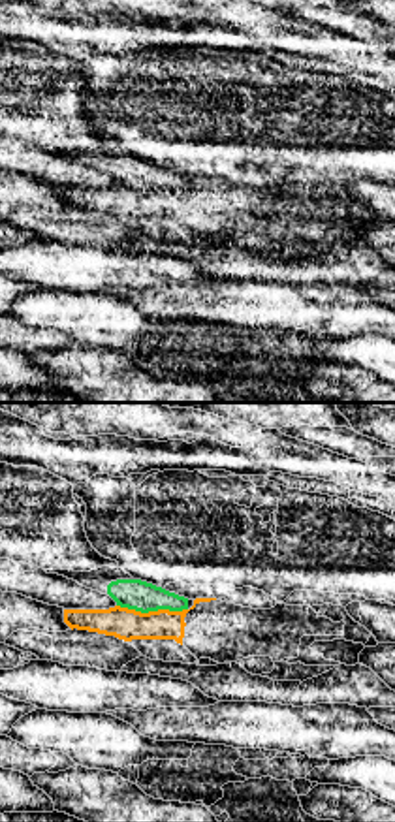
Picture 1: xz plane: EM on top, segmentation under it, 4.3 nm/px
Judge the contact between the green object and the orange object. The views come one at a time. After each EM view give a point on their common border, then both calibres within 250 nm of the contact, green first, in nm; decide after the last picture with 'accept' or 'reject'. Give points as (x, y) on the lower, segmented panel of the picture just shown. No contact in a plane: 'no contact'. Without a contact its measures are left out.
meets green at (153, 610); 130 nm thick on the green side, 140 nm on the other

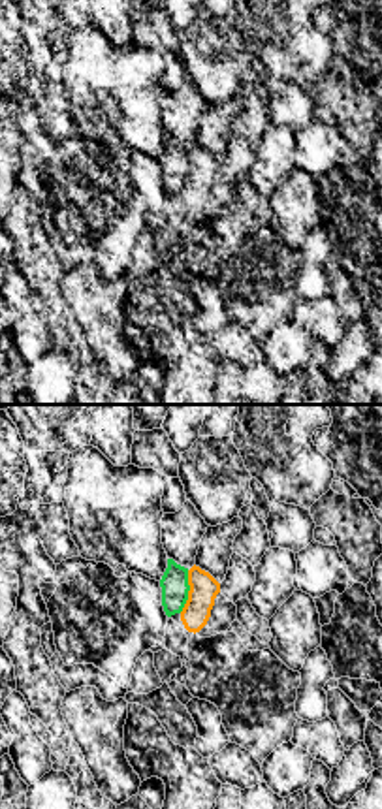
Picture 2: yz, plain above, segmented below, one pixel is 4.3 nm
meets green at (189, 589); 120 nm thick on the green side, 120 nm on the other

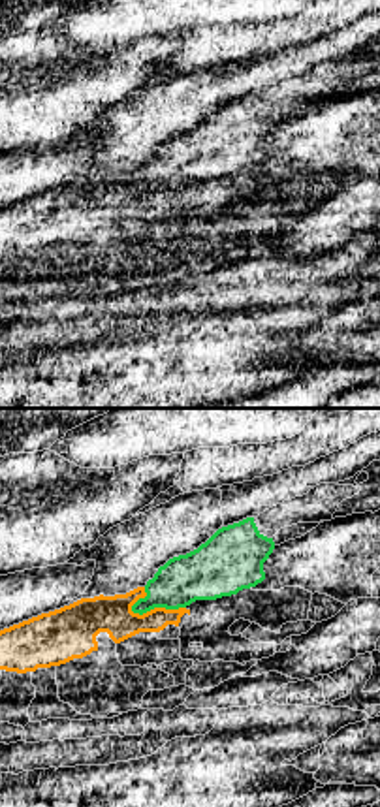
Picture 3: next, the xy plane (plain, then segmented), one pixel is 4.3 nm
meets green at (157, 606); 220 nm thick on the green side, 160 nm on the other

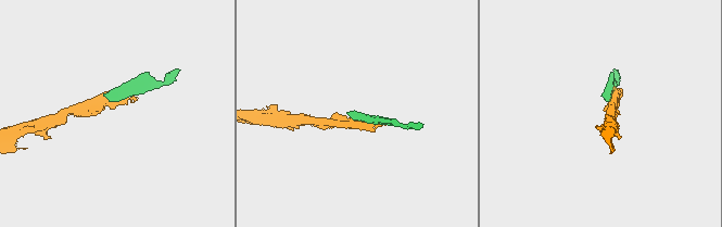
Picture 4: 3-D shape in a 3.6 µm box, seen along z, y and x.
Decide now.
reject

